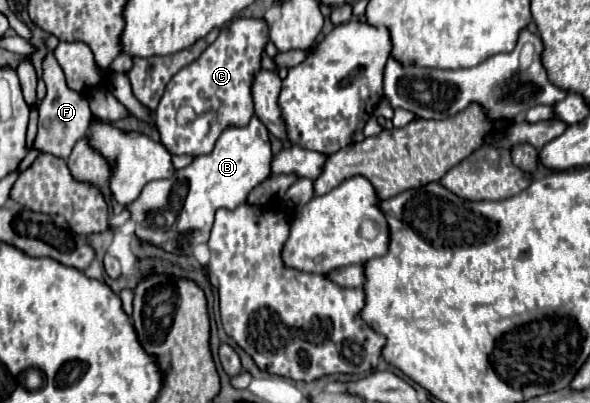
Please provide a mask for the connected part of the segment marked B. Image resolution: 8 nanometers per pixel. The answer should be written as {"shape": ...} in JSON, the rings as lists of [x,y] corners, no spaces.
{"shape":[[[254,116],[246,128],[226,128],[220,134],[220,140],[216,140],[216,148],[206,154],[206,156],[196,156],[186,168],[174,170],[170,178],[164,180],[154,180],[148,182],[140,196],[126,206],[130,212],[130,220],[136,226],[136,238],[144,244],[160,246],[170,254],[184,254],[190,256],[192,250],[198,244],[208,242],[210,228],[214,224],[214,214],[218,208],[228,208],[234,210],[236,206],[246,202],[246,196],[250,194],[252,188],[256,188],[260,182],[264,182],[270,176],[270,160],[272,160],[272,150],[270,150],[270,138],[266,126]]]}

